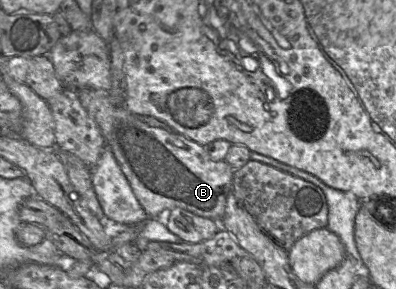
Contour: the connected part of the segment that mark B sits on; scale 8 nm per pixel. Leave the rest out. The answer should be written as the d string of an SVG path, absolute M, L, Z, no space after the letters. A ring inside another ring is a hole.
M81 88L73 93L100 128L107 148L112 151L148 219L161 219L168 210L174 208L183 208L216 222L223 219L227 197L232 192L235 171L225 160L213 161L204 146L178 132L170 132L146 124L128 111L124 105L114 104L107 90Z

